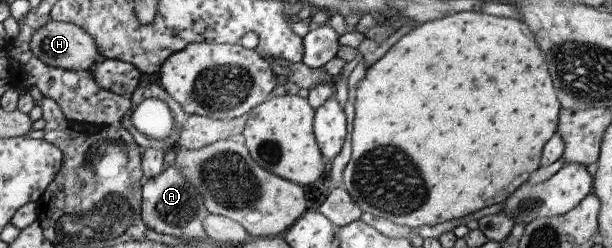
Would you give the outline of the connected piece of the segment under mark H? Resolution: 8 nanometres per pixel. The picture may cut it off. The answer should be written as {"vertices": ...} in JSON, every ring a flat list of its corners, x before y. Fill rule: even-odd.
{"vertices":[[51,20,31,35,31,52,46,65,90,70,100,59,92,36,72,22]]}

